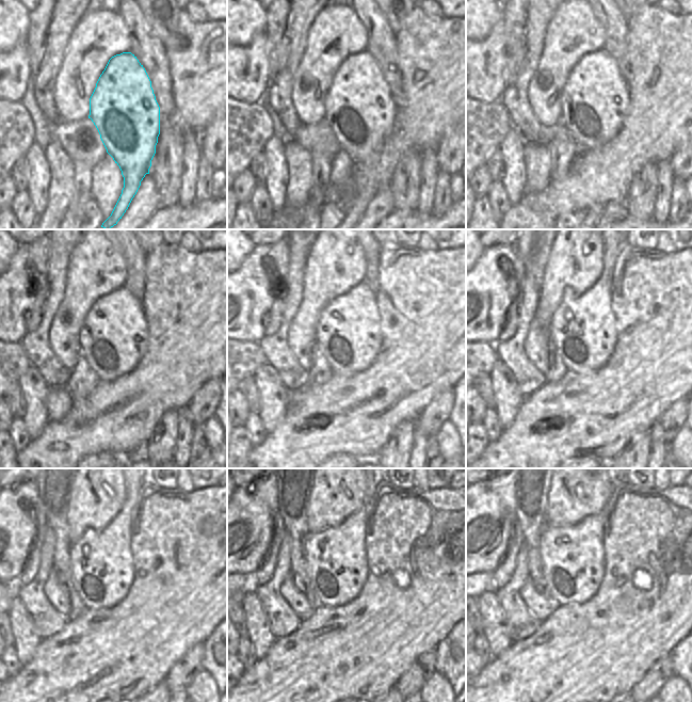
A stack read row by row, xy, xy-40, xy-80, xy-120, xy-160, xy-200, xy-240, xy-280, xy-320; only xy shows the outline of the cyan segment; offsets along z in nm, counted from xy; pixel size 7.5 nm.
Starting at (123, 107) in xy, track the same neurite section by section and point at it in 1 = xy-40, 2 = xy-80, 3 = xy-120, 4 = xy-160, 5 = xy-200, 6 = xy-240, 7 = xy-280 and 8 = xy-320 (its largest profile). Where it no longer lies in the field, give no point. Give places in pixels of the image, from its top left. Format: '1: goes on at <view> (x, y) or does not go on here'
1: goes on at xy-40 (358, 107)
2: goes on at xy-80 (594, 101)
3: goes on at xy-120 (113, 337)
4: goes on at xy-160 (348, 334)
5: goes on at xy-200 (583, 329)
6: goes on at xy-240 (101, 561)
7: goes on at xy-280 (336, 557)
8: goes on at xy-320 (573, 561)

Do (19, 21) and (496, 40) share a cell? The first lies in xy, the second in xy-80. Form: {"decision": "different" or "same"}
{"decision": "different"}

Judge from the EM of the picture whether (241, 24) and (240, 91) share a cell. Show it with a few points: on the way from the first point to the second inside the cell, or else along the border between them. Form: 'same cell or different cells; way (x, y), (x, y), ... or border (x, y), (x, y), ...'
different cells; border (262, 31), (257, 31), (245, 45), (238, 46)

